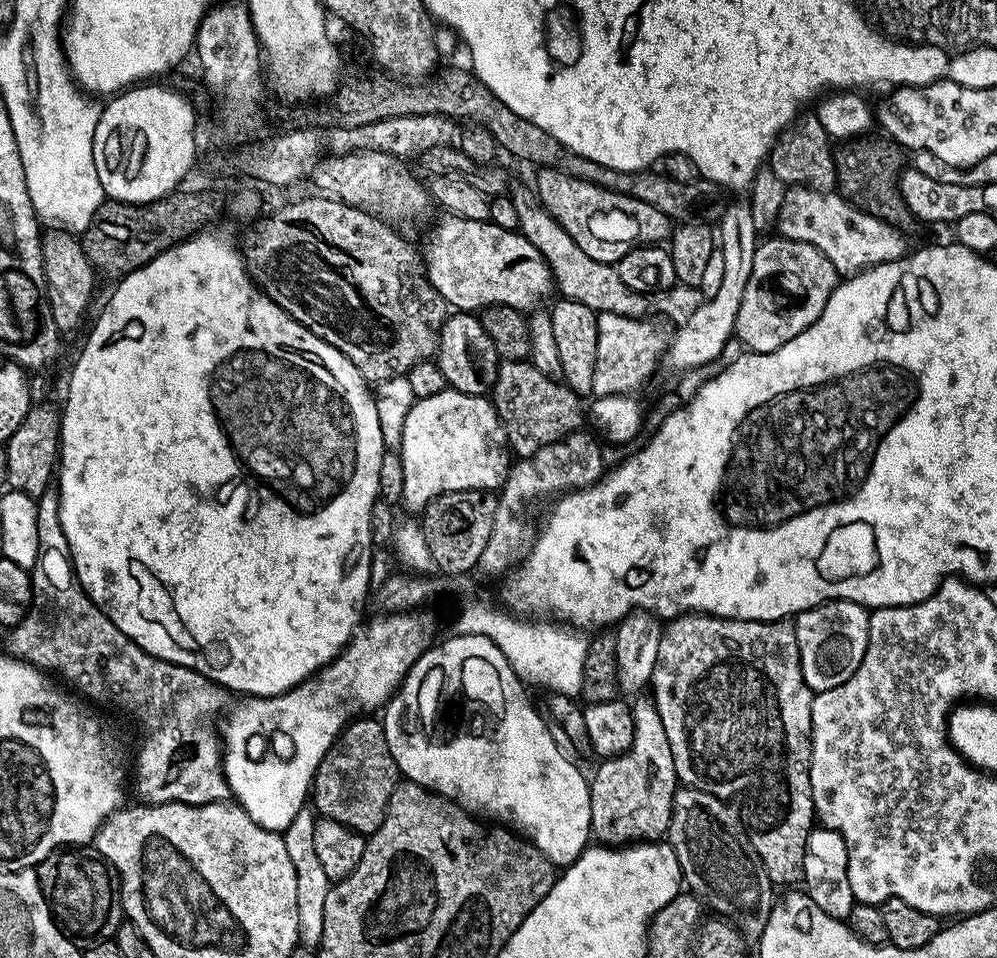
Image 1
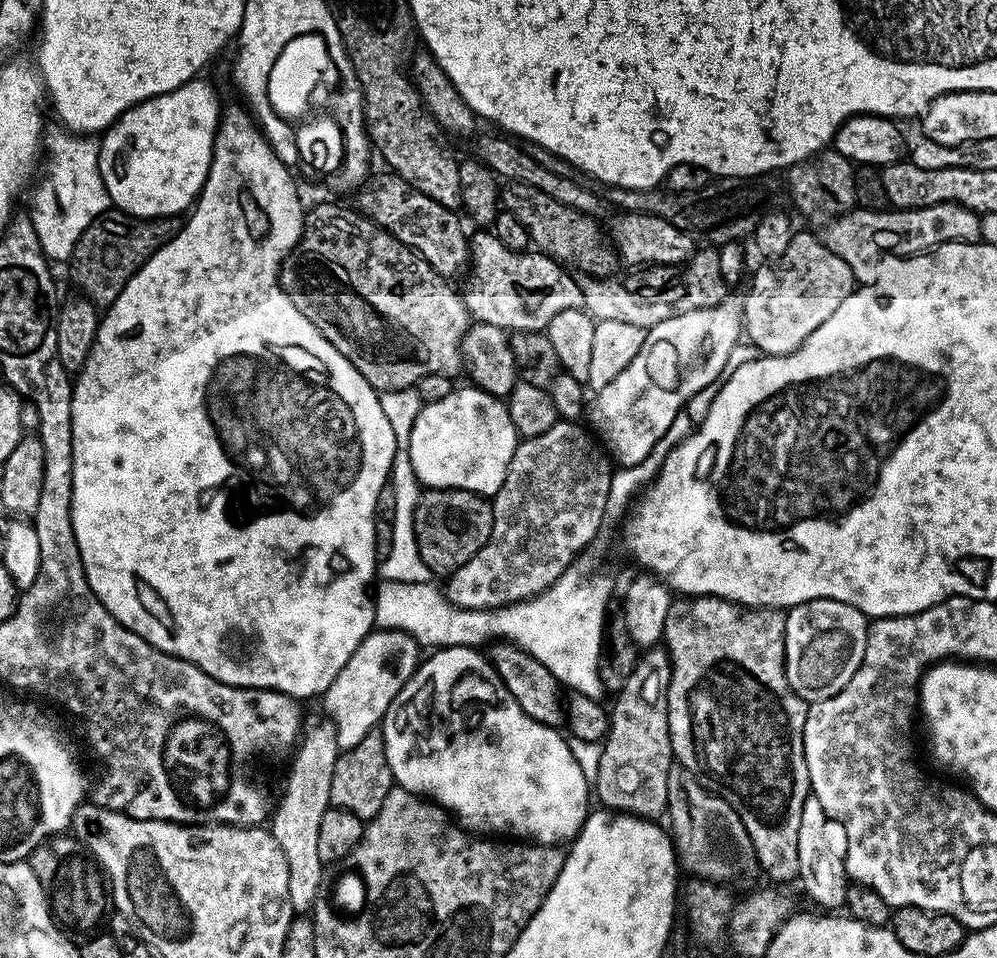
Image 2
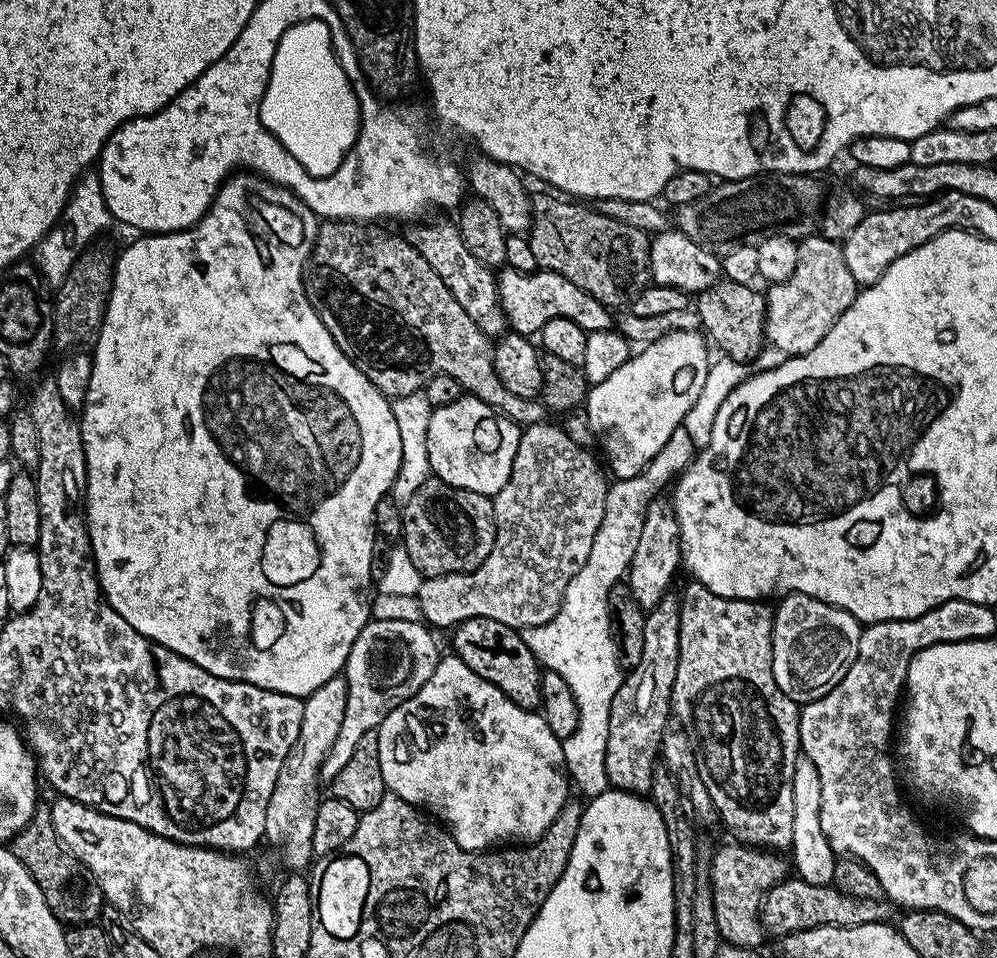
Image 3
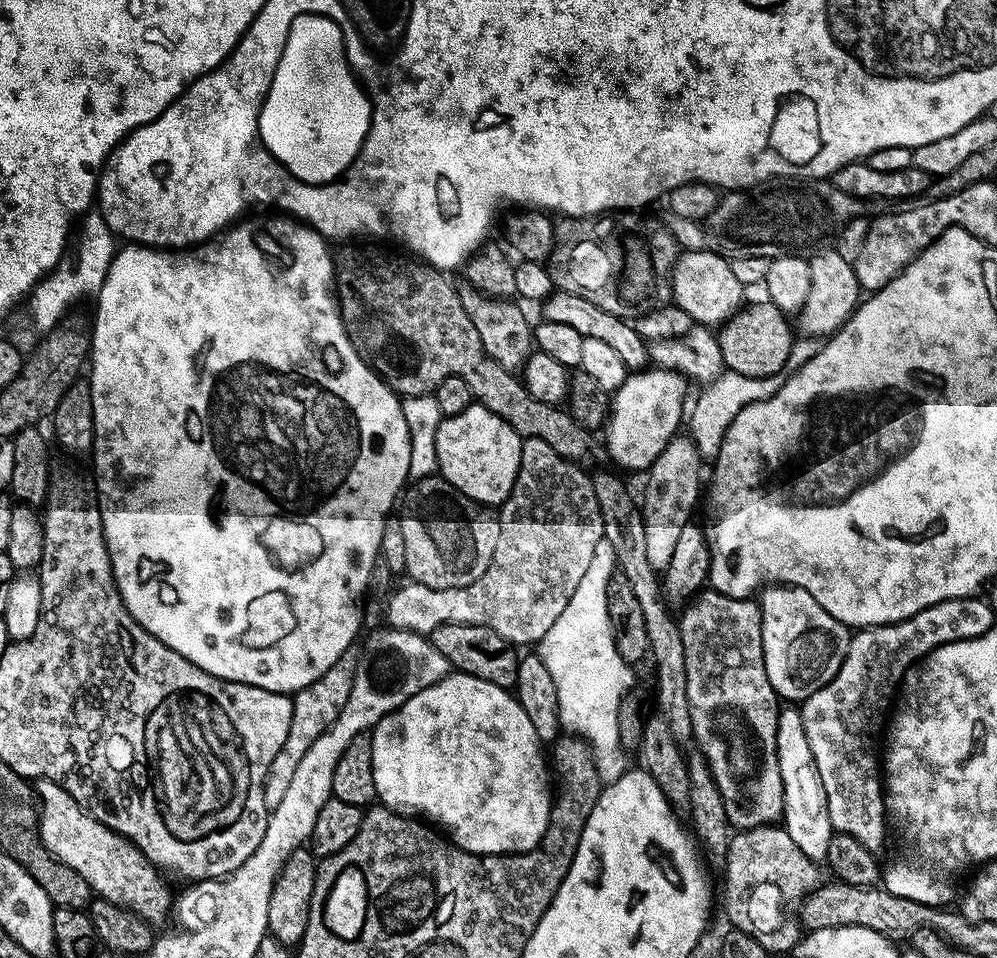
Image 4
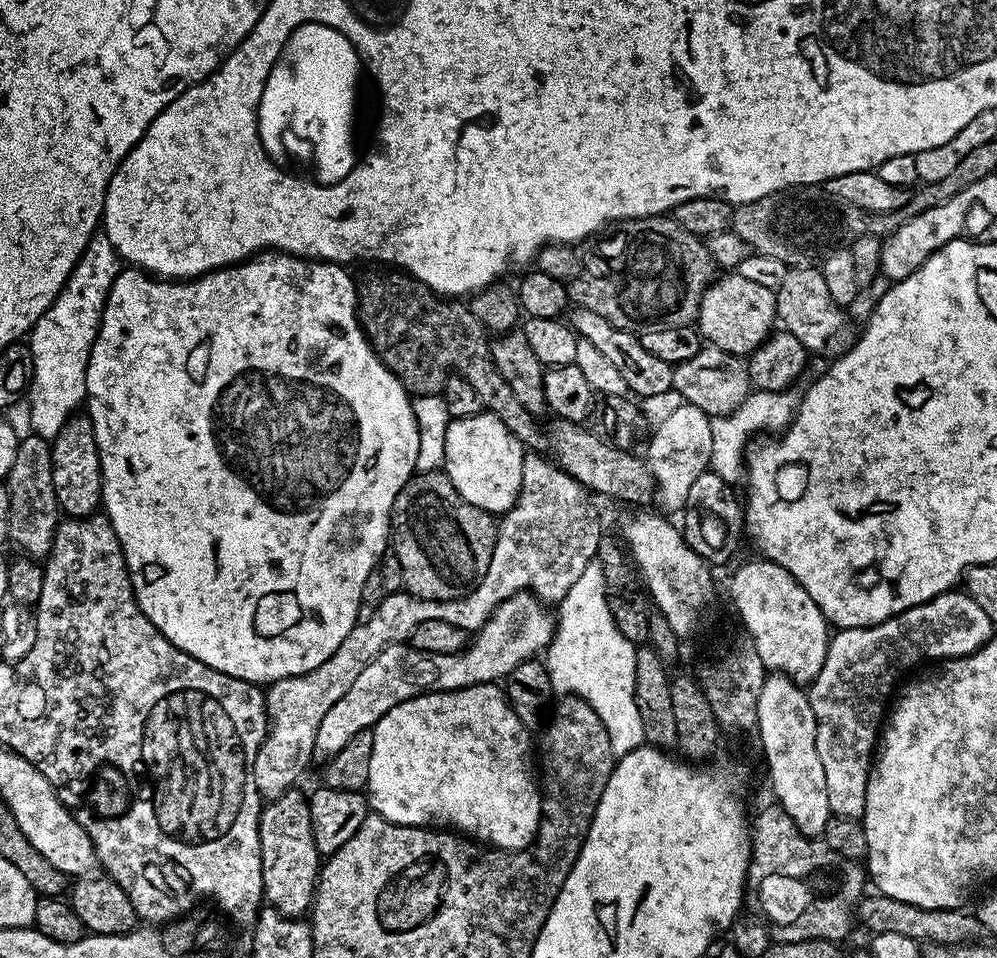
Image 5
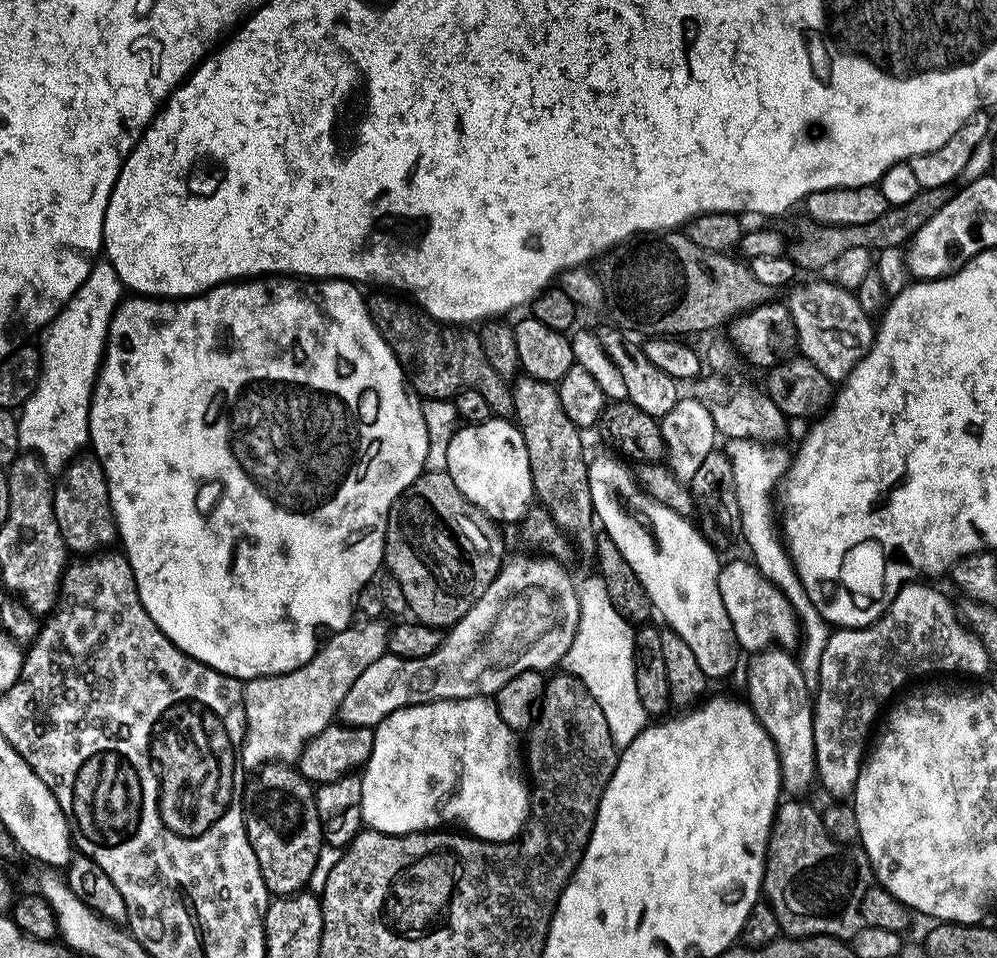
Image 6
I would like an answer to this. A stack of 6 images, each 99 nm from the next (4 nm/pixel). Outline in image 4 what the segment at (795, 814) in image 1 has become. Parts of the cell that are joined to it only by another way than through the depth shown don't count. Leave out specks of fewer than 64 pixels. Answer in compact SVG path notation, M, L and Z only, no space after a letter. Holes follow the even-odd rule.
M704 590L692 597L690 603L679 613L678 623L682 634L682 646L686 650L686 696L690 698L690 718L694 726L694 740L698 750L708 761L714 782L724 799L728 823L733 829L767 828L777 823L784 814L784 787L782 786L782 770L778 766L778 750L776 735L778 734L778 718L782 711L774 686L770 686L770 678L766 678L766 666L762 654L762 614L760 605L755 599L739 600L722 596L715 590Z

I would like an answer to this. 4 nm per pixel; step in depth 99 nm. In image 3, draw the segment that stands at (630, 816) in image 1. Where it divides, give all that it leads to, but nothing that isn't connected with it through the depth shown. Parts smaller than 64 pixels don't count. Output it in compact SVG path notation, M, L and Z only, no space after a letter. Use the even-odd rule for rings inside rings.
M668 591L658 606L647 611L642 634L642 662L621 679L618 694L610 702L610 726L606 738L606 774L613 789L648 794L660 760L660 743L669 727L674 678L680 653L680 596Z

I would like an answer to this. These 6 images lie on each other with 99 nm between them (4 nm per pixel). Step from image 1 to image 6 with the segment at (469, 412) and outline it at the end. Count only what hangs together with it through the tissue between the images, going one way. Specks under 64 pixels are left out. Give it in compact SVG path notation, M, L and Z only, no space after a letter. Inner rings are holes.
M493 418L481 424L464 424L457 427L454 438L450 438L450 450L446 450L446 471L454 478L454 486L474 506L478 506L492 520L501 525L519 525L528 515L534 504L534 491L530 470L530 459L527 457L526 444L517 425L508 418Z

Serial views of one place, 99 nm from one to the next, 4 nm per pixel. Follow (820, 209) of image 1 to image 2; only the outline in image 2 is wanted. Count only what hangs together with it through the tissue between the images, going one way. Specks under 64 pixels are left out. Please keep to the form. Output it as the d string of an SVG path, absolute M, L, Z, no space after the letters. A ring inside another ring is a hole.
M938 202L938 206L880 211L884 210L853 210L823 225L824 245L850 266L860 282L871 281L880 263L889 256L915 256L937 248L939 244L981 243L980 216L973 207Z

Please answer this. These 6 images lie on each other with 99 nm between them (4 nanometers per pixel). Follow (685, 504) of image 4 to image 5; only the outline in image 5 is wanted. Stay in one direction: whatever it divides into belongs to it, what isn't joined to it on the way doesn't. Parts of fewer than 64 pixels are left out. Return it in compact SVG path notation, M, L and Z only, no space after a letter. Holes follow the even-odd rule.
M677 403L677 408L661 422L648 444L646 459L648 469L656 479L655 507L661 513L679 513L684 508L686 494L690 494L690 486L694 486L694 478L698 474L709 471L711 462L711 424L710 417L698 406Z

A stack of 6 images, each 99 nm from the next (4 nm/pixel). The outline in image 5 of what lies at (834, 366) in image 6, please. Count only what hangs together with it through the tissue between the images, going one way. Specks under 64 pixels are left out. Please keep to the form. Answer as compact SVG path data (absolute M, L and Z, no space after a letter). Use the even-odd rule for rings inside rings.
M819 267L792 268L786 278L782 278L775 294L777 321L783 331L794 334L794 338L798 338L798 342L802 342L809 353L822 351L831 342L832 336L838 335L846 325L845 309L830 298L830 290L826 290L826 278Z

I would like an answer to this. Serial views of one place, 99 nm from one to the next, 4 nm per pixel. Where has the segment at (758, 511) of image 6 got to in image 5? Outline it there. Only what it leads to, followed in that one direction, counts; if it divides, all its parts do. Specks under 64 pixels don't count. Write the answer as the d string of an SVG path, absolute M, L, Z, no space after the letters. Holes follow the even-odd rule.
M793 381L792 385L782 391L762 391L755 389L743 400L738 412L711 419L711 462L709 469L718 474L723 481L733 486L739 485L746 474L745 450L752 437L759 435L761 429L770 430L772 434L785 430L792 422L801 400L805 396L807 383Z

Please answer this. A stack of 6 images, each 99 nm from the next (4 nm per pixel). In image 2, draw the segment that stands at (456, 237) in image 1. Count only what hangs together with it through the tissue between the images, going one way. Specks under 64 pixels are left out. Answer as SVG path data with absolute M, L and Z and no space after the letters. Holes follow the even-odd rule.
M491 231L477 232L480 233L470 240L472 277L462 288L464 304L473 321L498 326L509 333L544 332L554 314L583 305L580 280L567 267L539 250L510 250Z

